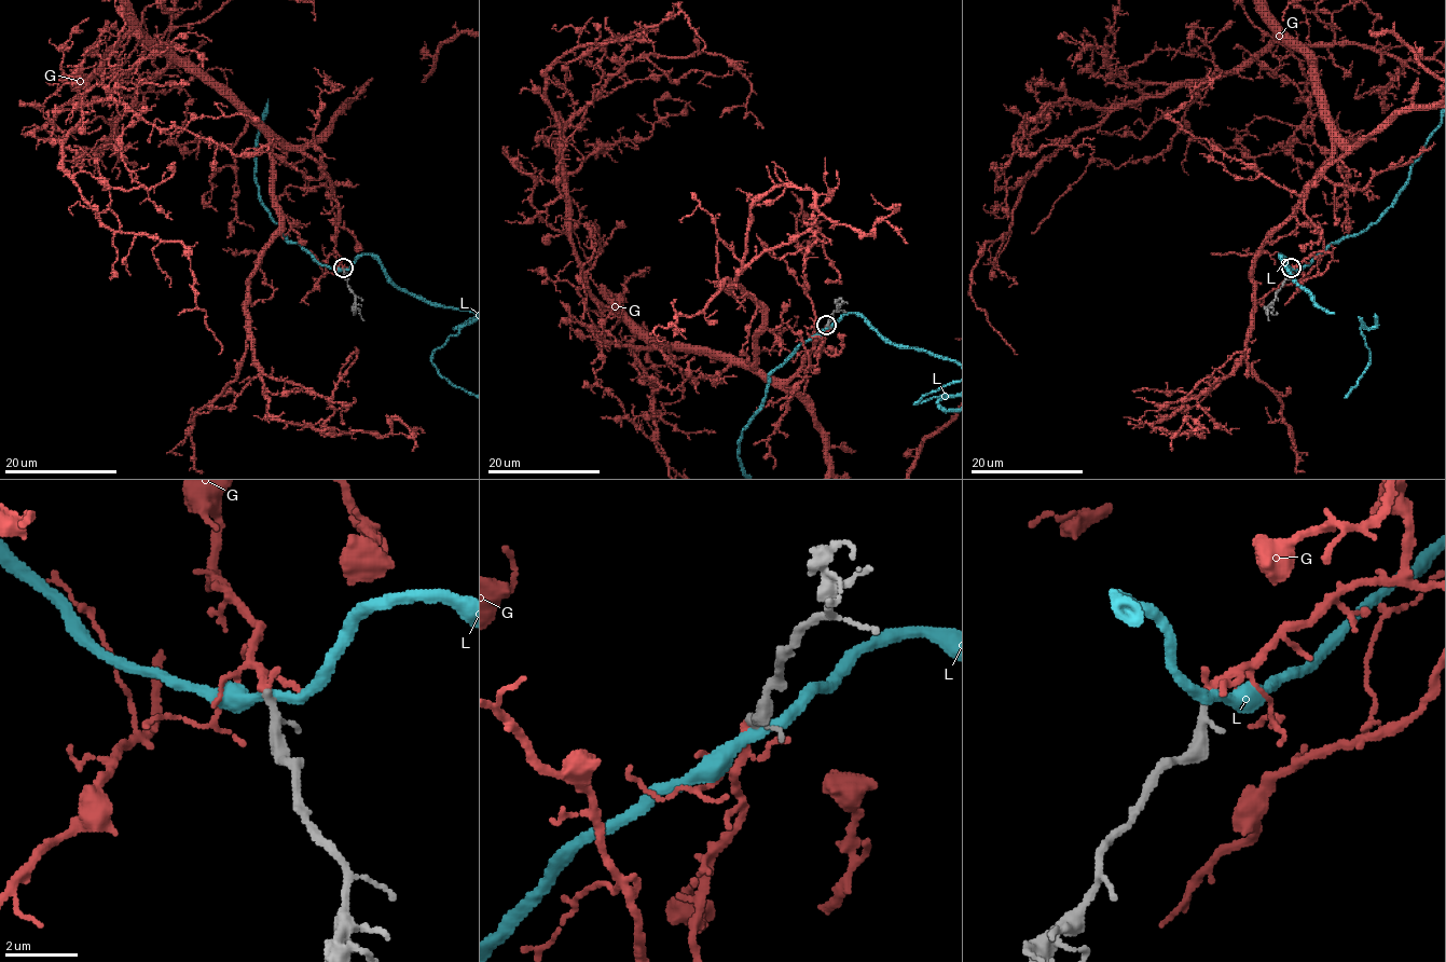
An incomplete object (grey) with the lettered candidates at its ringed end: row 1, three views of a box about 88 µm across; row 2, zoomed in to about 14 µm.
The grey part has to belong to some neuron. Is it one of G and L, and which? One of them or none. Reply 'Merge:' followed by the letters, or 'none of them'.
Merge: G

